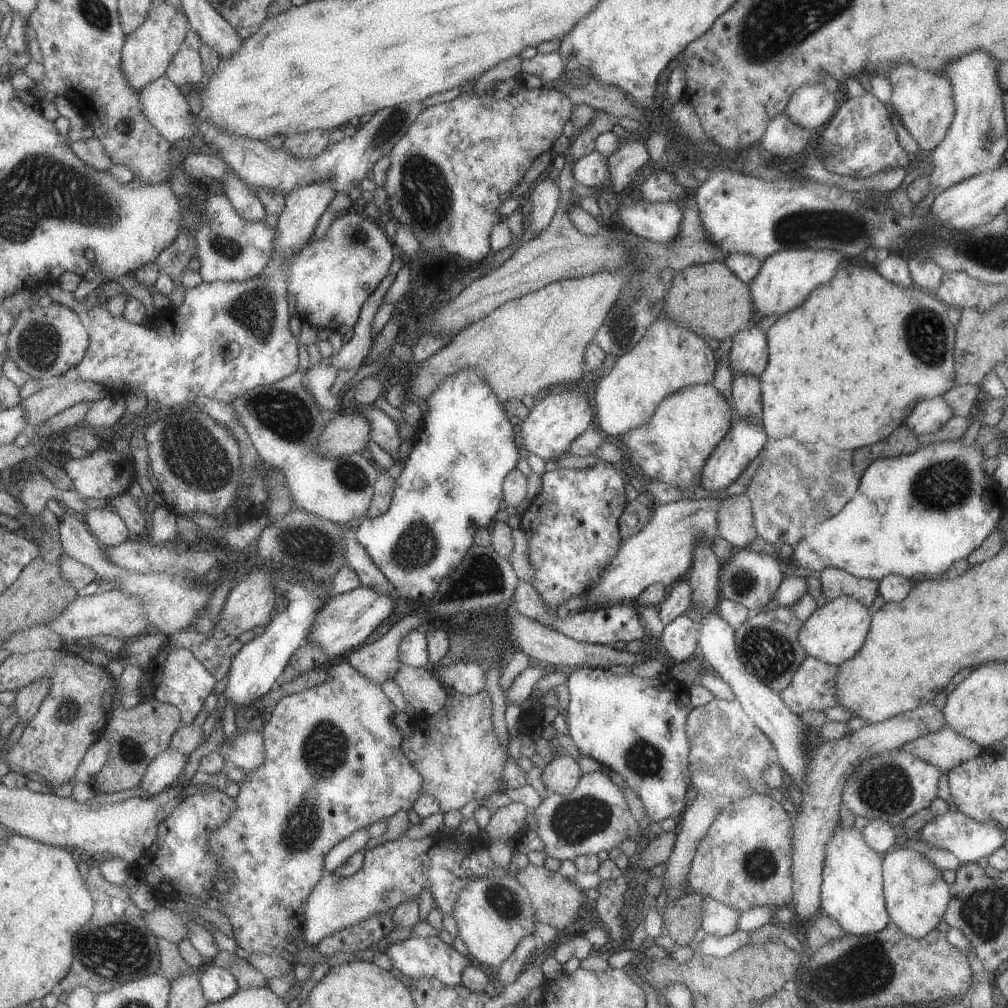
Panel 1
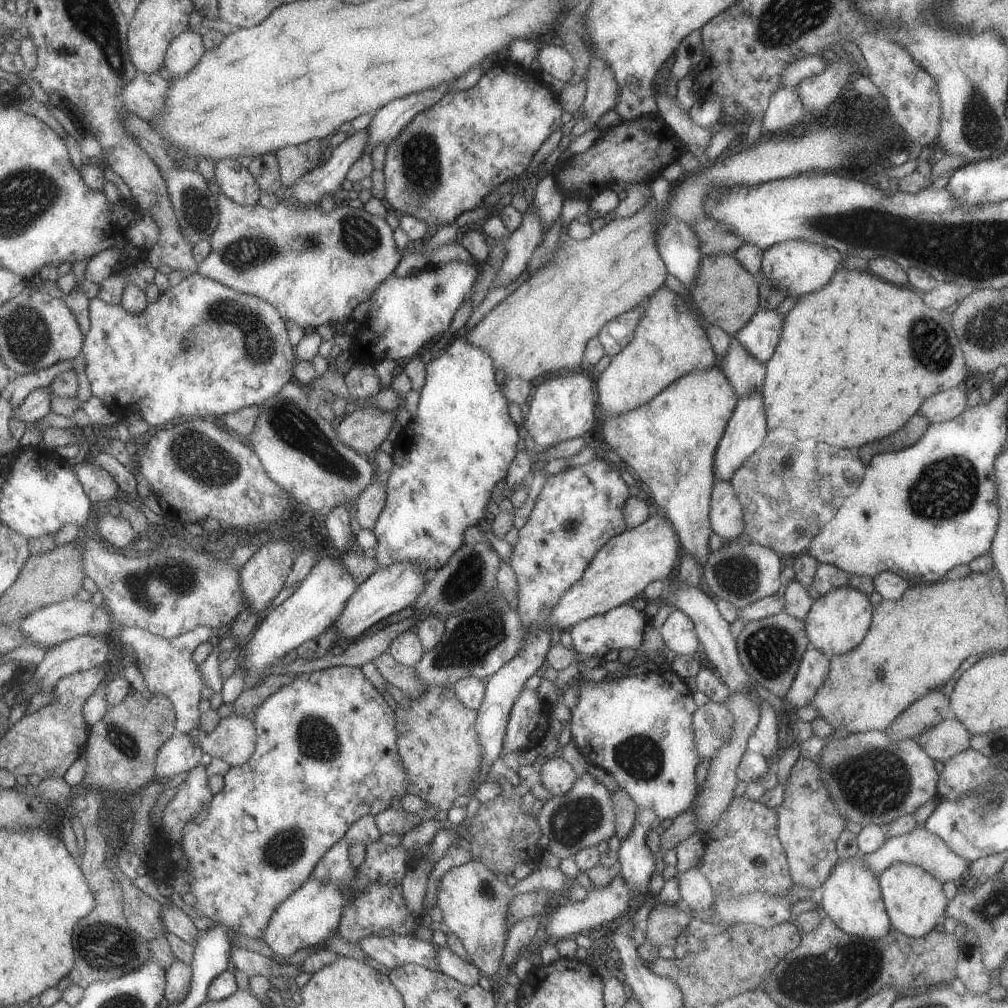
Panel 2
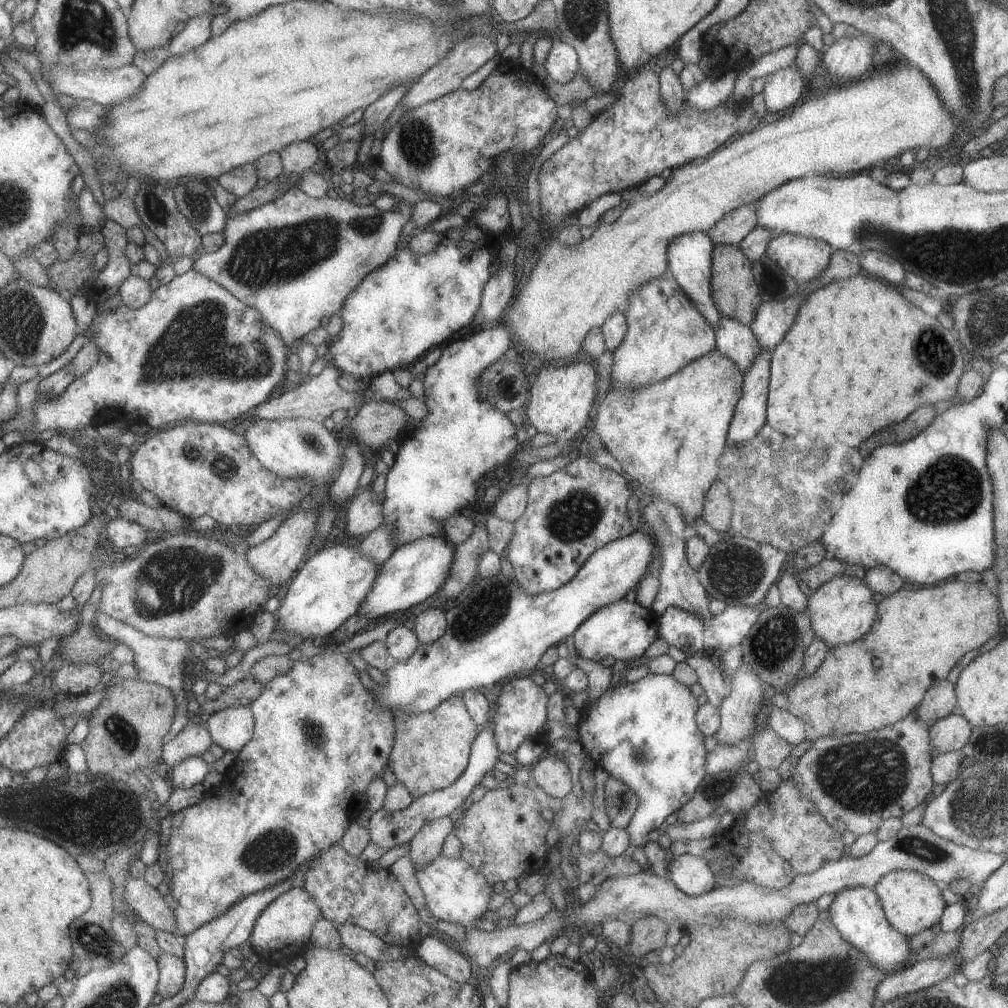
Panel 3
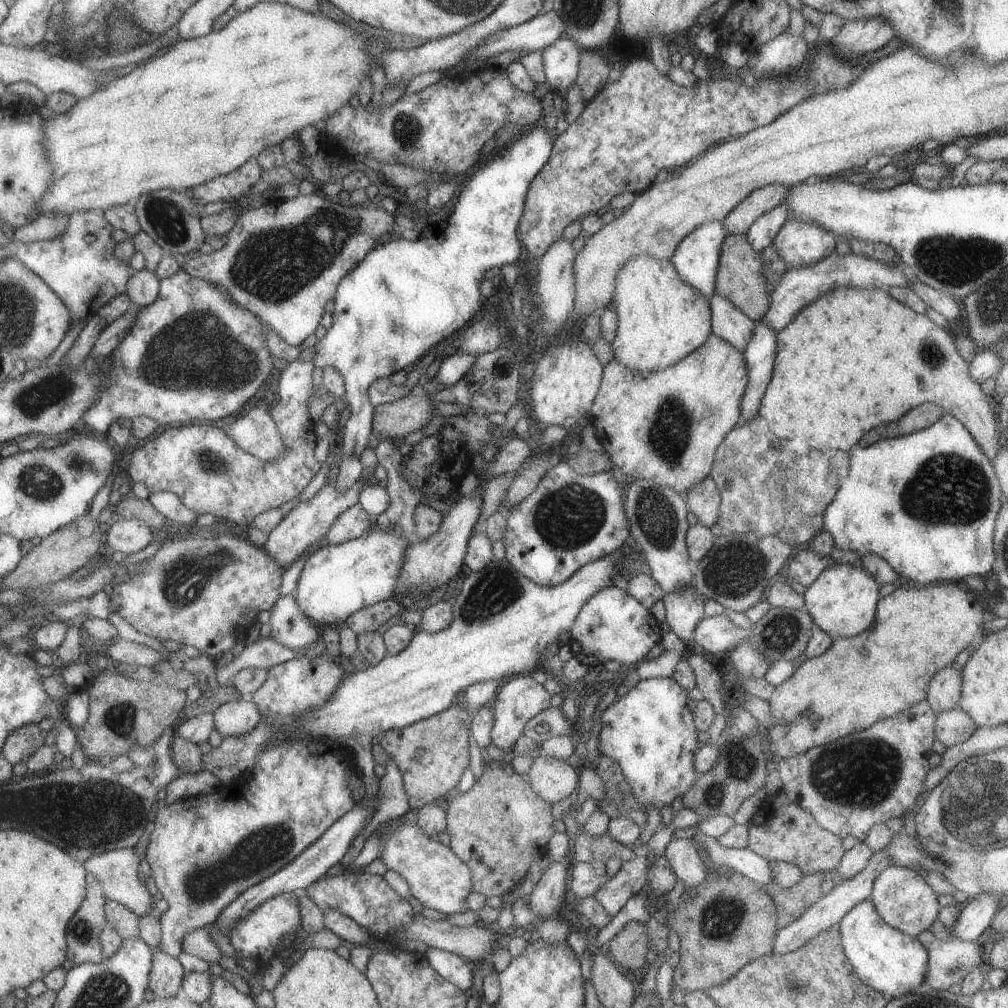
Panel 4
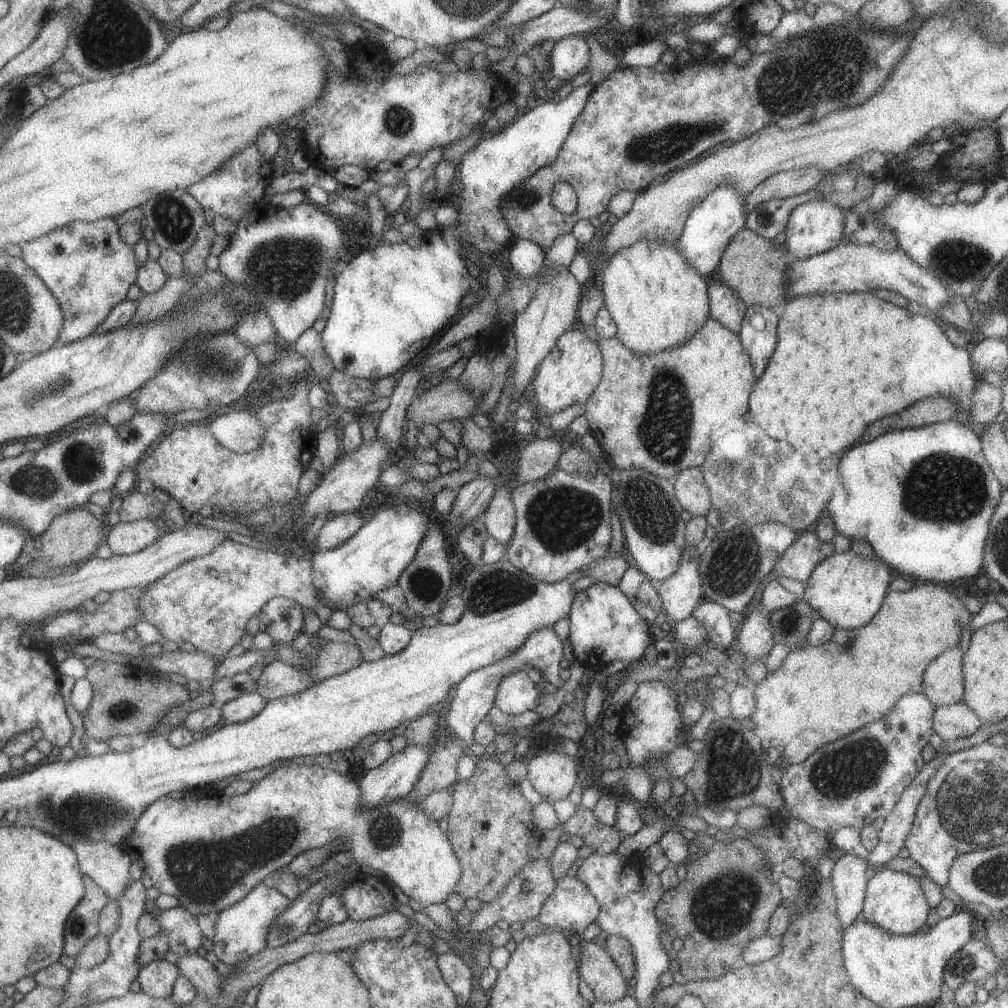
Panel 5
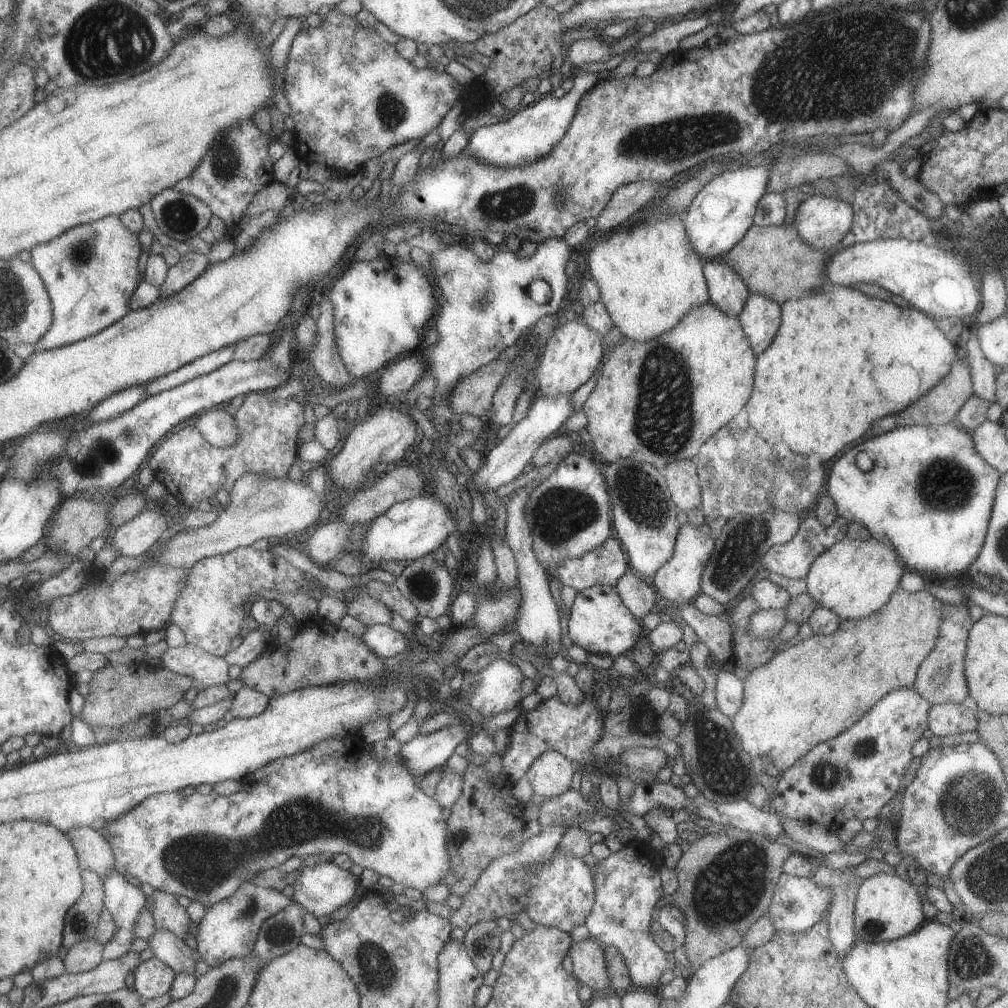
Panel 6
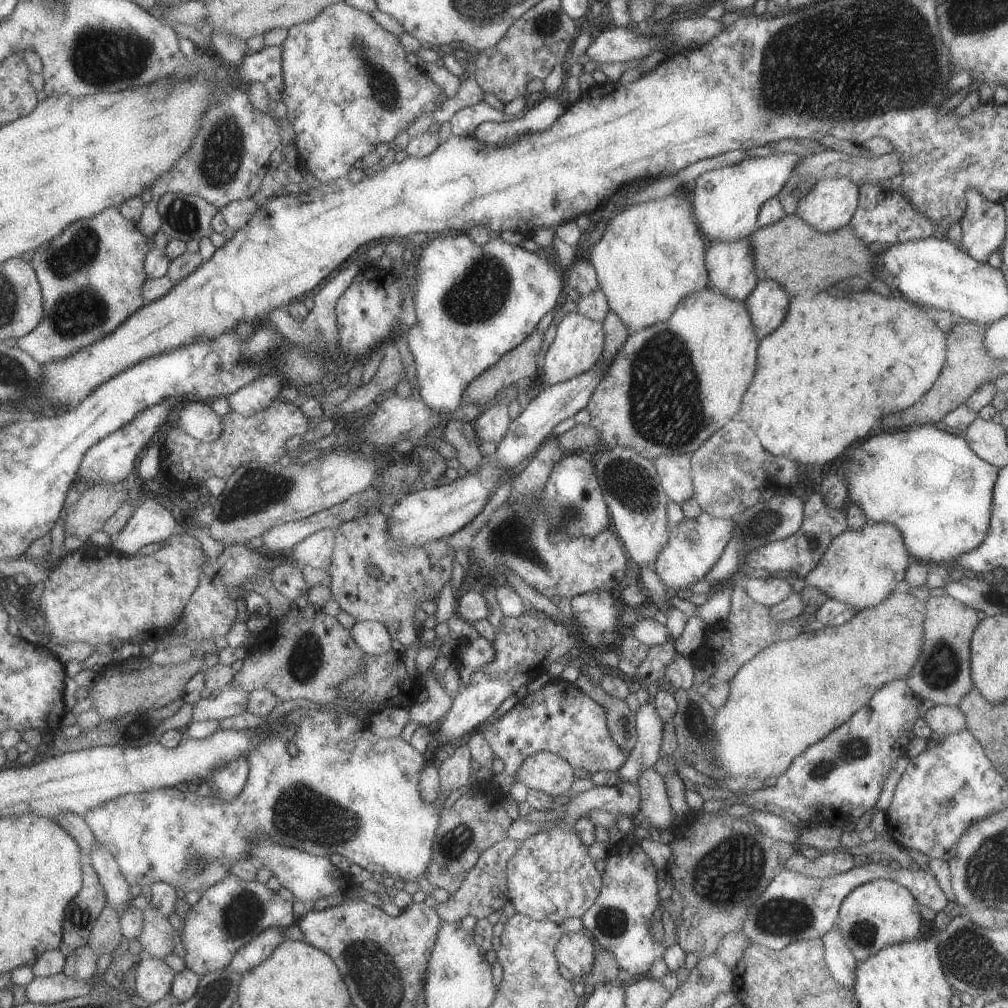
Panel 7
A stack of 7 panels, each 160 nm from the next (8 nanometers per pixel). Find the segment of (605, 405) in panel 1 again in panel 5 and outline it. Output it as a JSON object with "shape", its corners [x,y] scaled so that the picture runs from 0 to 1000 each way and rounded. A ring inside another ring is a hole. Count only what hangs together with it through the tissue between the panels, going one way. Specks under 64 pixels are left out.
{"shape":[[[636,237],[615,246],[601,261],[594,262],[591,281],[599,294],[599,305],[611,323],[610,335],[630,351],[645,352],[678,342],[703,314],[700,278],[677,254],[670,243],[654,243]]]}

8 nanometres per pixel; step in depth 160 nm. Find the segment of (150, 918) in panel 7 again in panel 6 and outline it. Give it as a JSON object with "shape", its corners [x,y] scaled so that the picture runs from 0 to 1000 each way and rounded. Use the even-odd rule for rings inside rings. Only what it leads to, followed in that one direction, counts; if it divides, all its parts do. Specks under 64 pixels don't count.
{"shape":[[[155,921],[146,936],[152,949],[171,959],[175,966],[191,967],[194,955],[191,951],[191,943],[170,925]]]}

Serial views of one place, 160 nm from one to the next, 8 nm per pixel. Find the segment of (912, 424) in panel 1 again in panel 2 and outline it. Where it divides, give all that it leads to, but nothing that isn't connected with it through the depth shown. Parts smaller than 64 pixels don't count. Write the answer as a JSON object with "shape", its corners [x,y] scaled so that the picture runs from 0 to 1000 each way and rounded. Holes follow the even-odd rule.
{"shape":[[[962,380],[945,384],[936,389],[921,393],[913,400],[912,409],[923,420],[935,420],[946,416],[958,406],[958,389]]]}

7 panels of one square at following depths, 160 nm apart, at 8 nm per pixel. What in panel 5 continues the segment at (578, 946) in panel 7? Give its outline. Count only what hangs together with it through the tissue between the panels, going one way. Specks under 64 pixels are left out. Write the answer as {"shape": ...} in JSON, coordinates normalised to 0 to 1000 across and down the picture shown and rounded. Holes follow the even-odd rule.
{"shape":[[[577,934],[575,938],[573,965],[587,982],[590,992],[607,995],[621,988],[622,974],[601,941],[585,934]]]}

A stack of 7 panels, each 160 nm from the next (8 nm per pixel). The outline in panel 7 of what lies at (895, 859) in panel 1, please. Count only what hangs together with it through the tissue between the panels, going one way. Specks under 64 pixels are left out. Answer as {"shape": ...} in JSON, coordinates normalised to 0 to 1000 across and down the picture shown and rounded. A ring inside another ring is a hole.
{"shape":[[[870,872],[842,884],[831,901],[831,920],[851,955],[879,938],[908,931],[916,917],[913,900],[897,879],[880,872]]]}

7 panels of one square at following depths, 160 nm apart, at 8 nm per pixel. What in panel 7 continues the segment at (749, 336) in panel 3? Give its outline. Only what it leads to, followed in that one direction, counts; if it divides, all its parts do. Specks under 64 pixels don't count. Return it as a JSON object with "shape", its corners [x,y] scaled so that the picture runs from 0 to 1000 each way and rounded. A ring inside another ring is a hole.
{"shape":[[[742,235],[729,240],[709,239],[701,242],[698,263],[703,285],[728,299],[738,299],[752,279],[748,271],[747,245],[742,241]]]}

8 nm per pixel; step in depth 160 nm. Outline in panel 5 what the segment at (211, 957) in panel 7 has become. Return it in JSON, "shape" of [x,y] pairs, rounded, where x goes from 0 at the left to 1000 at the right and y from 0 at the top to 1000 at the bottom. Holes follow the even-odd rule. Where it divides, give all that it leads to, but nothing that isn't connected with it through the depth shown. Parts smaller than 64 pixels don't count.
{"shape":[[[261,875],[253,878],[237,895],[226,899],[224,902],[218,903],[211,909],[212,914],[212,929],[210,933],[210,944],[217,953],[223,956],[229,956],[233,959],[246,951],[253,945],[259,944],[264,938],[264,929],[266,928],[267,920],[270,918],[275,908],[284,903],[288,898],[288,893],[281,889],[276,883],[270,879],[266,880]]]}

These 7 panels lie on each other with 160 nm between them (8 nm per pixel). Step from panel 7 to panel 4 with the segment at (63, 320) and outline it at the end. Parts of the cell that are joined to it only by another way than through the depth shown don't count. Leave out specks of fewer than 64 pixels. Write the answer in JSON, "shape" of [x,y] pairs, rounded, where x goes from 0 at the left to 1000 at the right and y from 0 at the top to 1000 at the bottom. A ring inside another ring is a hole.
{"shape":[[[100,209],[78,210],[70,214],[68,226],[63,234],[29,242],[5,236],[3,252],[20,257],[30,268],[39,272],[66,302],[71,309],[72,318],[76,315],[84,317],[94,296],[104,296],[104,302],[106,296],[112,296],[114,292],[120,294],[118,290],[126,290],[128,276],[132,273],[128,260],[120,260],[116,256],[116,239],[112,238],[112,227],[114,224]]]}

